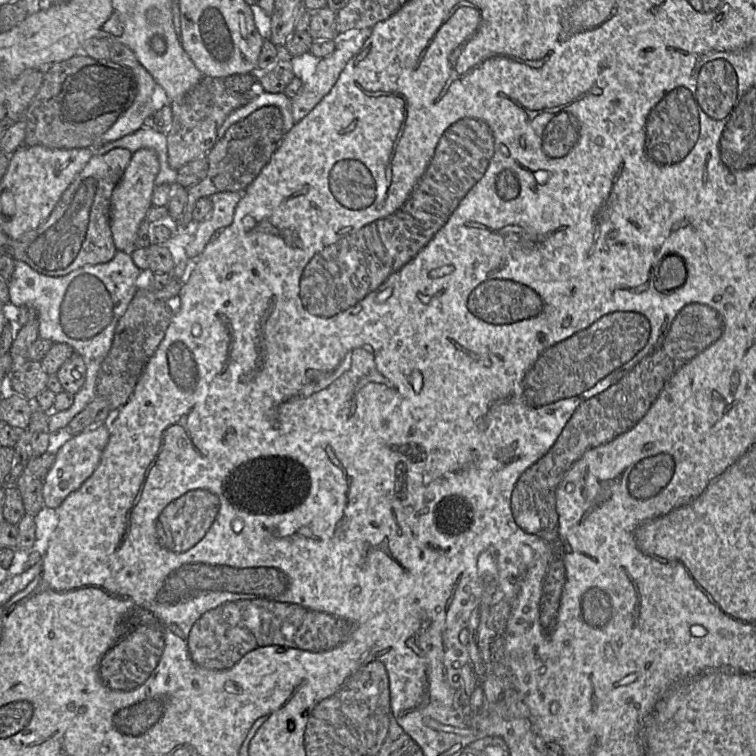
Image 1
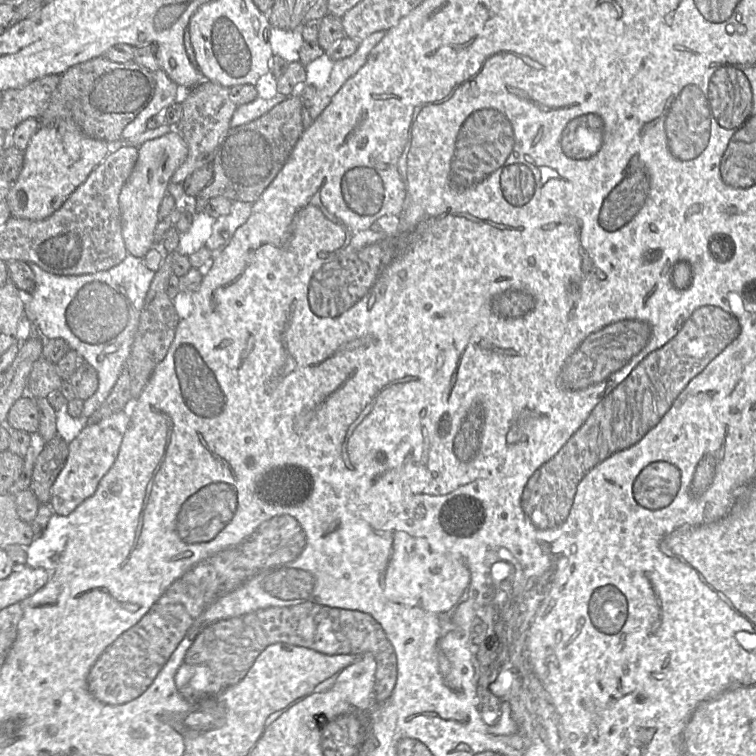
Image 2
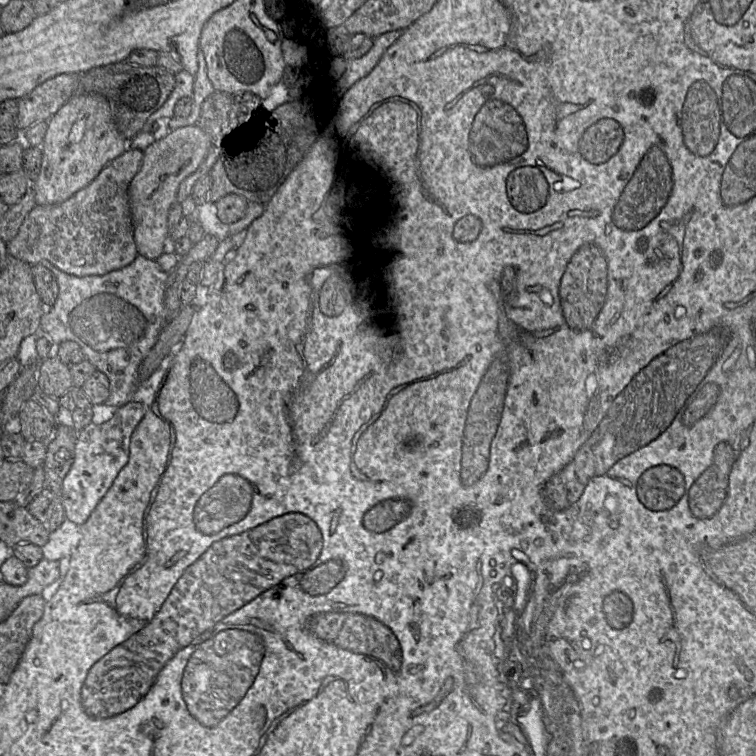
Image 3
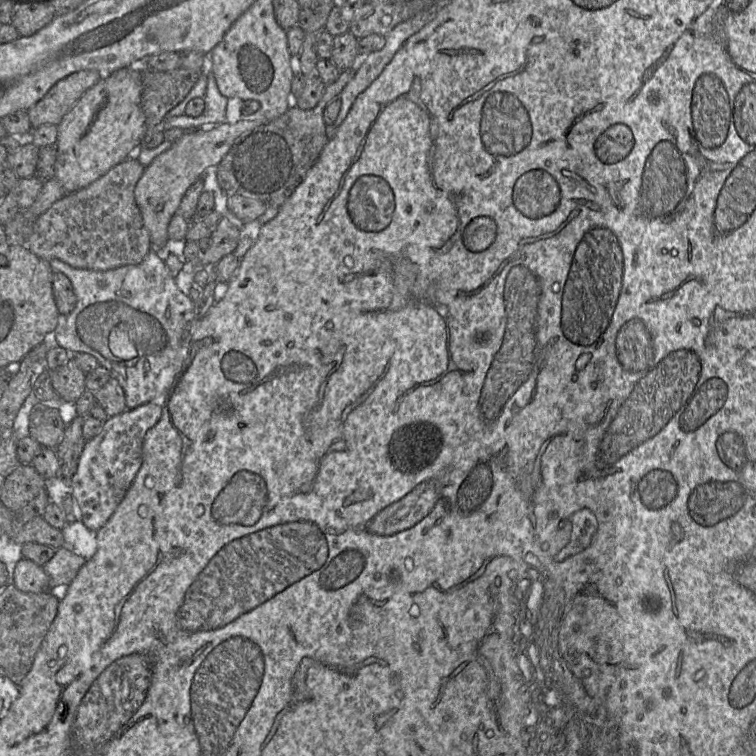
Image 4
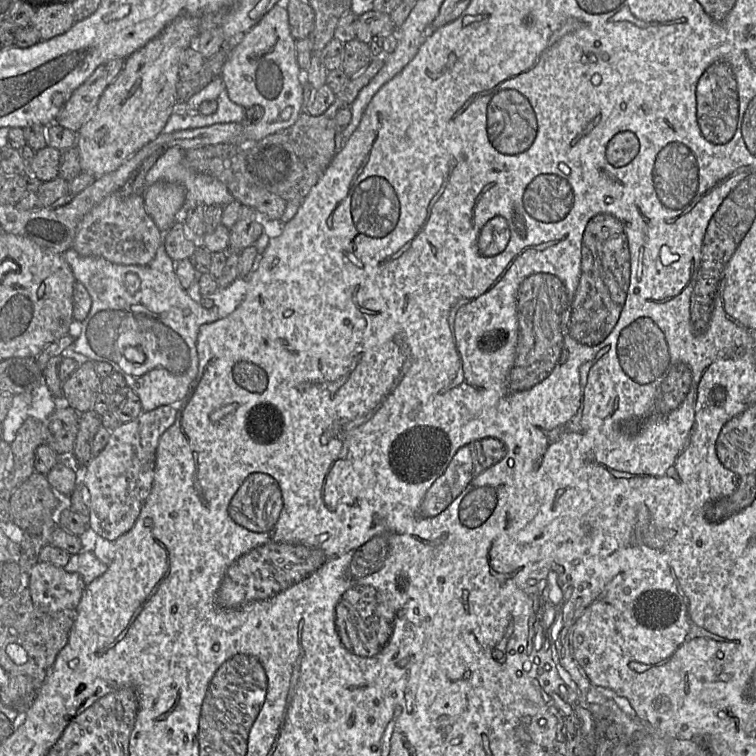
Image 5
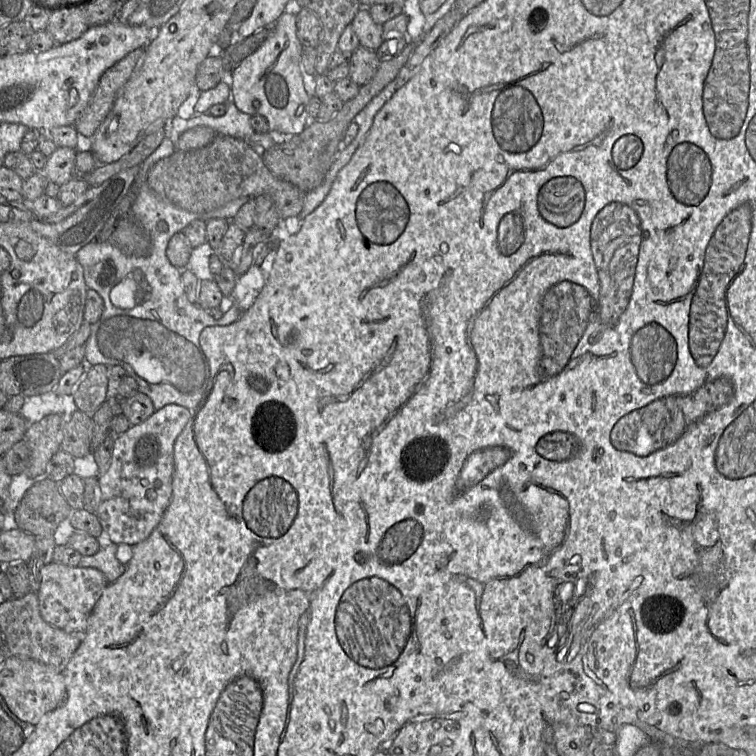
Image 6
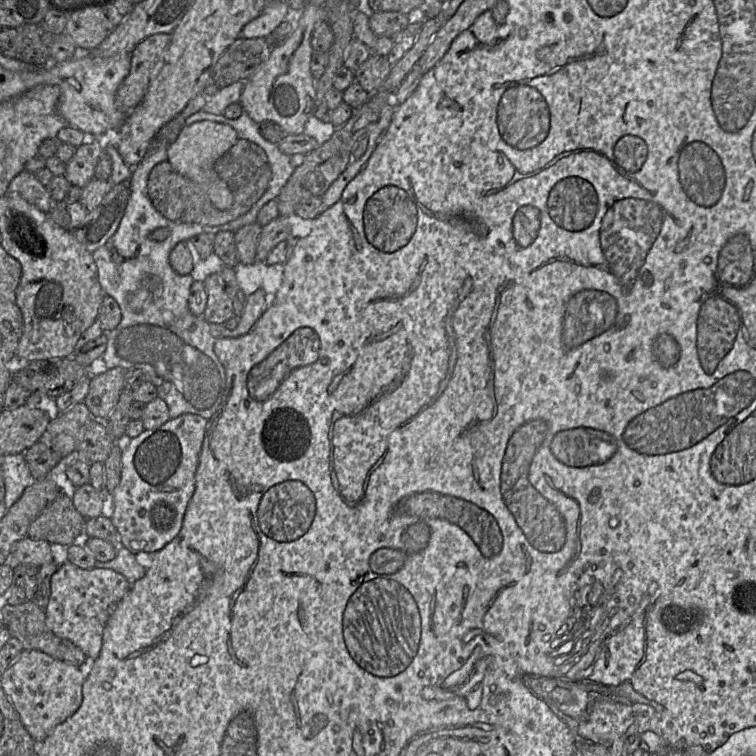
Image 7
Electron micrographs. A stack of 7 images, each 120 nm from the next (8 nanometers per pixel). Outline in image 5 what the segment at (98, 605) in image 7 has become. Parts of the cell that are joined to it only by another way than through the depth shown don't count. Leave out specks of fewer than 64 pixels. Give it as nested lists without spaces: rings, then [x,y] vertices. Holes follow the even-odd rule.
[[[39,561],[30,572],[27,587],[39,610],[58,612],[75,611],[86,584],[78,573]]]

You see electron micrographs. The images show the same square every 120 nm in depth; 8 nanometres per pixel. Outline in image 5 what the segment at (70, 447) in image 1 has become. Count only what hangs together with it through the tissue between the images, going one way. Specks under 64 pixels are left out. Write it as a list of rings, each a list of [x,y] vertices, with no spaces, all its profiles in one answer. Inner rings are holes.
[[[170,405],[159,406],[152,411],[143,411],[136,419],[121,423],[113,432],[102,452],[86,464],[84,483],[90,493],[90,528],[101,537],[114,542],[135,524],[143,504],[149,496],[155,474],[156,451],[162,434],[176,419],[177,409]]]

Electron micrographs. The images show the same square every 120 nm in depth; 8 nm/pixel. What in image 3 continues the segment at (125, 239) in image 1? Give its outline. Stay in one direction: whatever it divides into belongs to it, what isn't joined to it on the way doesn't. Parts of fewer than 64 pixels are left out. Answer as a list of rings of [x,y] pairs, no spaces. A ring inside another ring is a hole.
[[[196,125],[173,130],[165,138],[154,141],[143,151],[143,161],[140,170],[130,182],[128,188],[129,204],[134,228],[134,241],[139,255],[150,260],[156,260],[163,252],[163,244],[169,235],[167,225],[168,210],[176,201],[180,183],[194,173],[205,159],[211,146],[209,135]]]

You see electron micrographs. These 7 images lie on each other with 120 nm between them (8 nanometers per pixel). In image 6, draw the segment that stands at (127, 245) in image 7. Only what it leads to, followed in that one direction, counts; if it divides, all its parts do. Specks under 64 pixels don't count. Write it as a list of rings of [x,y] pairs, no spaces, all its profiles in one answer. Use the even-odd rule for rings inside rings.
[[[232,93],[224,105],[226,105],[226,112],[220,117],[214,117],[207,112],[190,119],[183,119],[176,115],[173,117],[172,121],[166,121],[163,127],[166,138],[162,141],[156,151],[140,165],[139,172],[135,179],[135,183],[138,183],[138,194],[128,215],[131,215],[135,221],[137,221],[150,234],[152,240],[152,250],[150,254],[144,257],[127,256],[108,241],[114,230],[116,217],[113,217],[108,221],[104,230],[96,239],[97,242],[91,242],[85,245],[75,254],[77,261],[83,268],[84,280],[87,288],[95,290],[104,303],[103,312],[99,320],[91,324],[90,336],[84,344],[85,359],[92,365],[117,365],[124,368],[127,374],[137,382],[139,392],[144,393],[151,399],[155,411],[158,411],[169,404],[180,405],[188,410],[196,410],[197,407],[207,398],[210,393],[213,378],[211,376],[207,357],[200,346],[201,332],[206,327],[210,326],[230,325],[238,321],[244,313],[240,308],[234,305],[224,313],[221,319],[216,320],[198,304],[191,303],[187,299],[184,290],[182,269],[178,269],[170,263],[166,255],[166,250],[171,237],[175,233],[182,231],[192,221],[199,219],[206,222],[212,218],[223,218],[231,221],[242,205],[247,201],[254,200],[255,198],[250,199],[250,197],[239,197],[227,202],[219,208],[202,213],[192,213],[160,197],[149,188],[147,183],[147,175],[150,168],[159,160],[172,155],[176,150],[176,142],[178,141],[178,138],[182,133],[189,129],[197,126],[206,126],[213,129],[218,135],[227,135],[233,138],[242,139],[247,143],[251,141],[251,137],[256,133],[251,125],[251,116],[240,111],[236,107]],[[159,221],[167,223],[168,230],[166,232],[158,231],[157,223]],[[123,281],[135,283],[137,291],[139,292],[139,300],[141,302],[132,309],[117,307],[111,300],[111,291],[115,286],[118,286]]]

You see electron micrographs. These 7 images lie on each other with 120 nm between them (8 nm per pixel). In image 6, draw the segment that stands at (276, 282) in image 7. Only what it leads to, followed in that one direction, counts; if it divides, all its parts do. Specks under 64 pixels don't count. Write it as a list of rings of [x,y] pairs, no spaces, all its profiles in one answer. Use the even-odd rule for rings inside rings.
[[[252,265],[243,275],[237,276],[237,282],[234,291],[231,296],[223,296],[221,304],[219,306],[222,313],[227,312],[231,307],[236,305],[243,312],[247,311],[256,301],[261,290],[265,286],[268,275],[265,275],[260,266]]]

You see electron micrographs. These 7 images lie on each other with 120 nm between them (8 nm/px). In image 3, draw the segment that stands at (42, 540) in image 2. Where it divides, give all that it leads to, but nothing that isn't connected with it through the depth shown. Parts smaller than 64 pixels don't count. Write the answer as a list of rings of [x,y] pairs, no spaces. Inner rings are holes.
[[[67,518],[49,534],[48,542],[42,546],[43,558],[59,562],[60,577],[65,577],[69,570],[69,559],[78,547],[82,537],[81,525]]]

